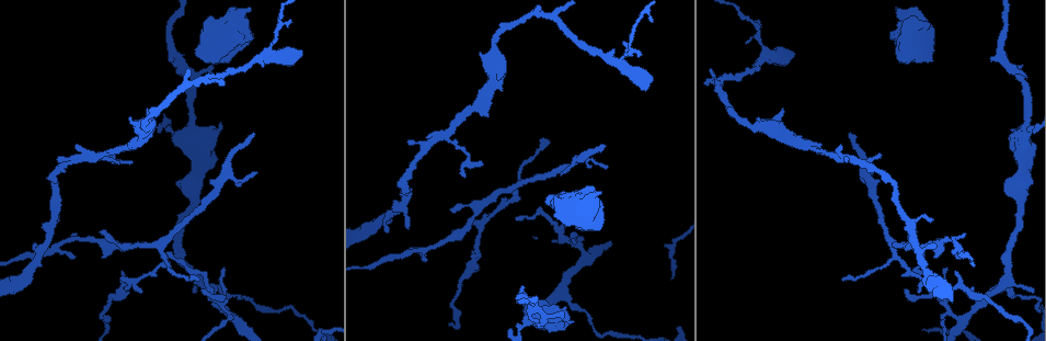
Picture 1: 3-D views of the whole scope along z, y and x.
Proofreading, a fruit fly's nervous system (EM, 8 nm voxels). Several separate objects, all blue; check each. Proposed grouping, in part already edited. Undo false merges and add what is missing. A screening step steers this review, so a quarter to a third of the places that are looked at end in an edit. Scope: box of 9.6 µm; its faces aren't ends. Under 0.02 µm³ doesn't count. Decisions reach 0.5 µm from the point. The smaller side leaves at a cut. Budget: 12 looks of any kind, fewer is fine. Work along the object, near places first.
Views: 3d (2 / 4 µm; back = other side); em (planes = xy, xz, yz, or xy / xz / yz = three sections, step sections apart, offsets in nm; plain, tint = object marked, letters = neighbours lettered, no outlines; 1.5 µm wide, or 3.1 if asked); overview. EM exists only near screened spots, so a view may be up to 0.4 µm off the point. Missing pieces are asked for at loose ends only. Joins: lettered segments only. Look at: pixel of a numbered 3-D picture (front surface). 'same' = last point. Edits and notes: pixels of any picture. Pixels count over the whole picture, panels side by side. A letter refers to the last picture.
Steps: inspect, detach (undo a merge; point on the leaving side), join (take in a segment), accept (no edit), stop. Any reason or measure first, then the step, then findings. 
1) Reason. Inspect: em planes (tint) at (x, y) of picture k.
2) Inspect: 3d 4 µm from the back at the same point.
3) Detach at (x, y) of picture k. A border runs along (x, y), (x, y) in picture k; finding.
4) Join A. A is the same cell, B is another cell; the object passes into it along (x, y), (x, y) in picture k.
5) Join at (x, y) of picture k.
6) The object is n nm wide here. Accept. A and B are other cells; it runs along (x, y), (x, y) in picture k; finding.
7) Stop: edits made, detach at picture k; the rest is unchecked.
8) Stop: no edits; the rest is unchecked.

An open end. Inspect: em yz step 4 (letters) at (229, 62) of picture 1.

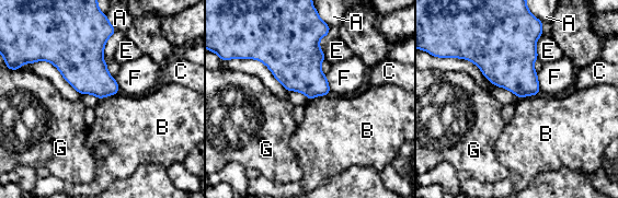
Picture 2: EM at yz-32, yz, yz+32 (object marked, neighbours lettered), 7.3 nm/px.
Cut it another way. Inspect: em planes (letters) at the same point.

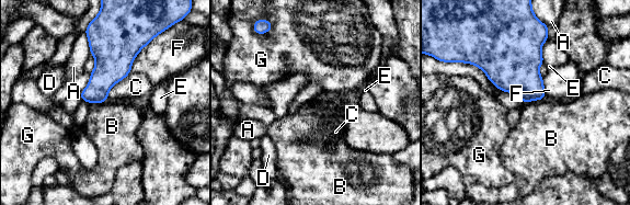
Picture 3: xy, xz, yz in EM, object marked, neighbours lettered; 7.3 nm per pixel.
Accept. A, B, C, D, E, F and G are other cells; a border runs along (545, 98), (529, 100), (524, 103) in picture 3; no lettered segment goes on from it.

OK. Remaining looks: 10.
Branch stops here. Inspect: 3d 2 µm from the back at (898, 9) of picture 1.

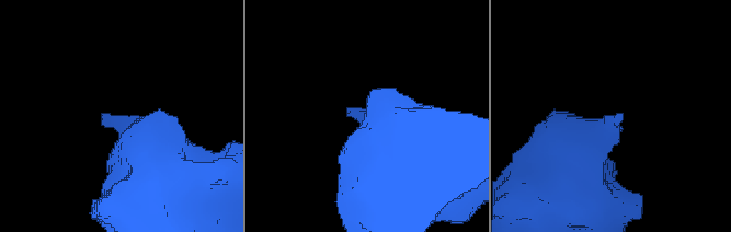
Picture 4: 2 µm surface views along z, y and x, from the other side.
Inspect: em planes (letters) at (619, 115) of picture 4.

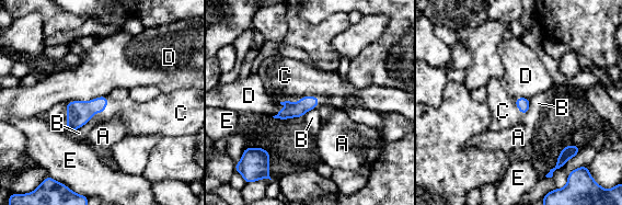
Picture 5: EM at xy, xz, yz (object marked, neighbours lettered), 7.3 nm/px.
Join C. C is the same cell, A, B, D and E are other cells; the object passes into it along (521, 103), (516, 105), (504, 115) in picture 5; it goes on there.

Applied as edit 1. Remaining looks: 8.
See it whole again. Inspect: overview.

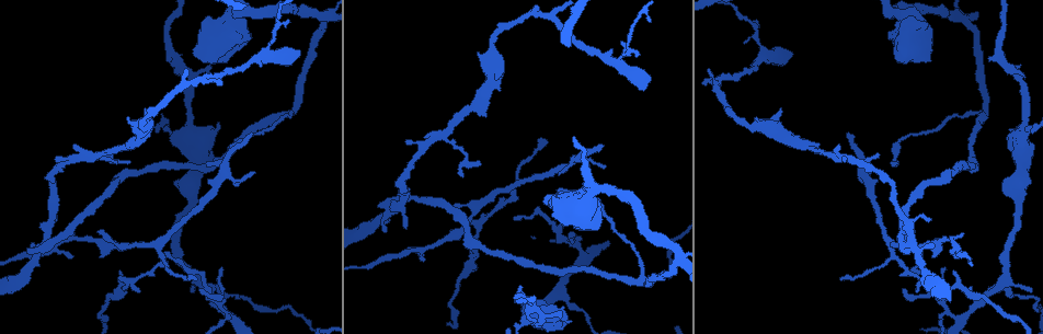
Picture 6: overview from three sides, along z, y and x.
Thin end. Inspect: em planes (letters) at (842, 277) of picture 6.

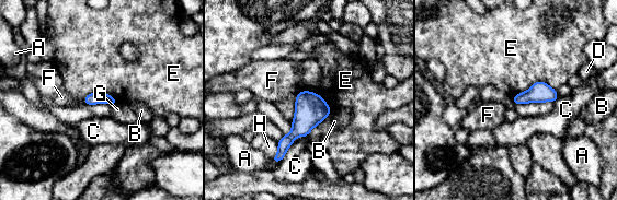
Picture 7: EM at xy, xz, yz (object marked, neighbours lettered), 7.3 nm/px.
The object is 90 nm wide here. Accept. A, B, C, D, E, F, G and H are other cells; a border runs along (555, 89), (535, 81), (512, 97) in picture 7; no lettered segment goes on from it.

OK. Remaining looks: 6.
Thick turns thin. Inspect: 3d 4 µm at (481, 101) of picture 6.

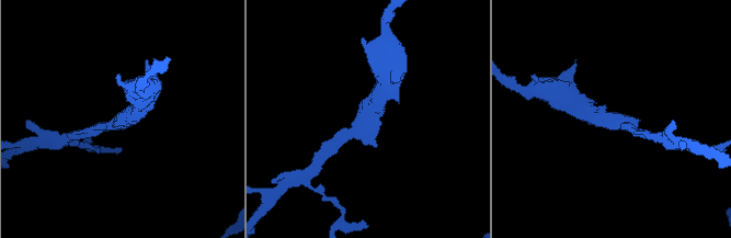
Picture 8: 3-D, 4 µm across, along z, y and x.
Inspect: em planes (tint) at (617, 119) of picture 8.

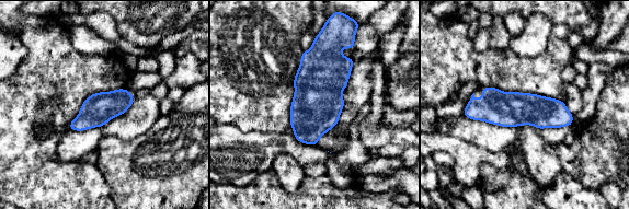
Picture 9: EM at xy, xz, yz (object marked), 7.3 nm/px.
What lies round it. Inspect: em planes (letters) at the same point.

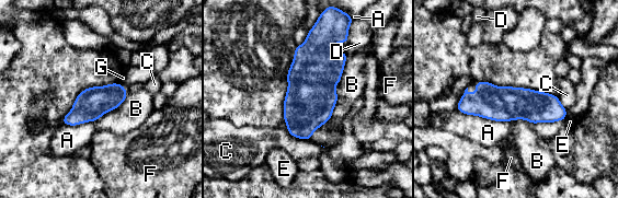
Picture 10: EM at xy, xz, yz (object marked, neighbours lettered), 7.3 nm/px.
The object is 220 nm wide here. Accept. A, B, C, D, E, F and G are other cells; it runs along (459, 107), (533, 105), (563, 115) in picture 10; one neuron here.

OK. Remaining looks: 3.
Stop: edits made, join at picture 5; the rest is unchecked.

